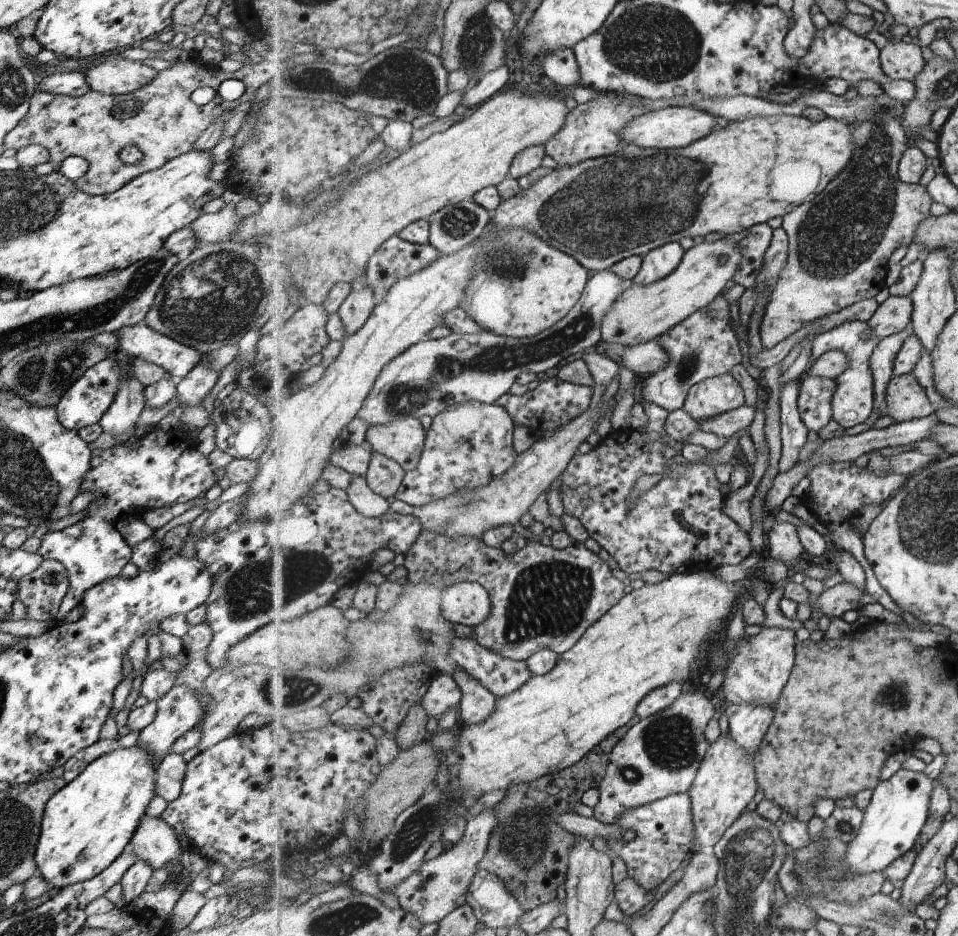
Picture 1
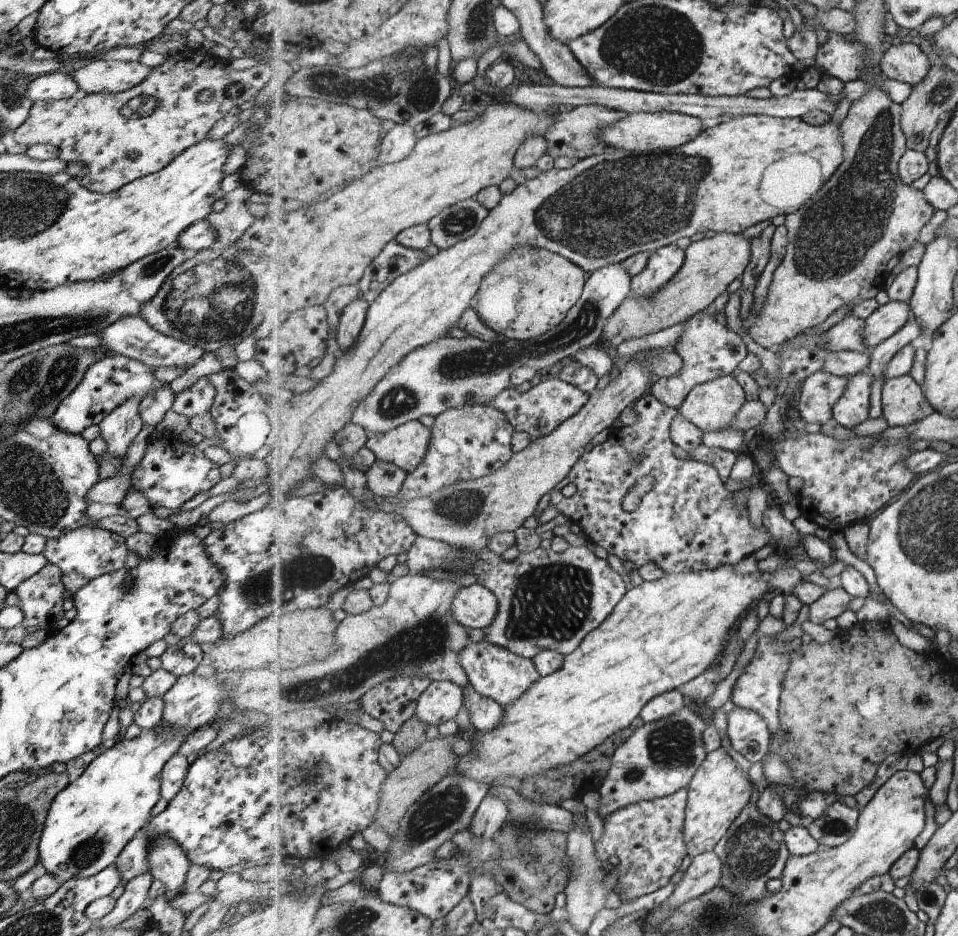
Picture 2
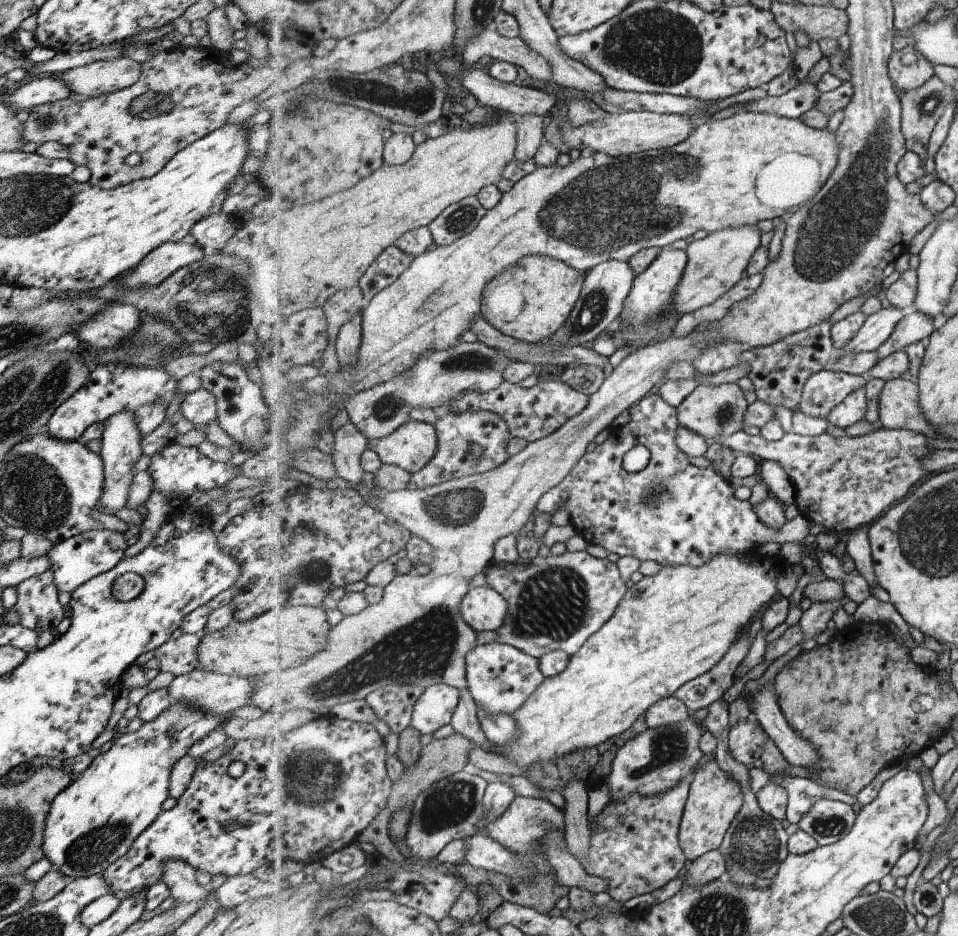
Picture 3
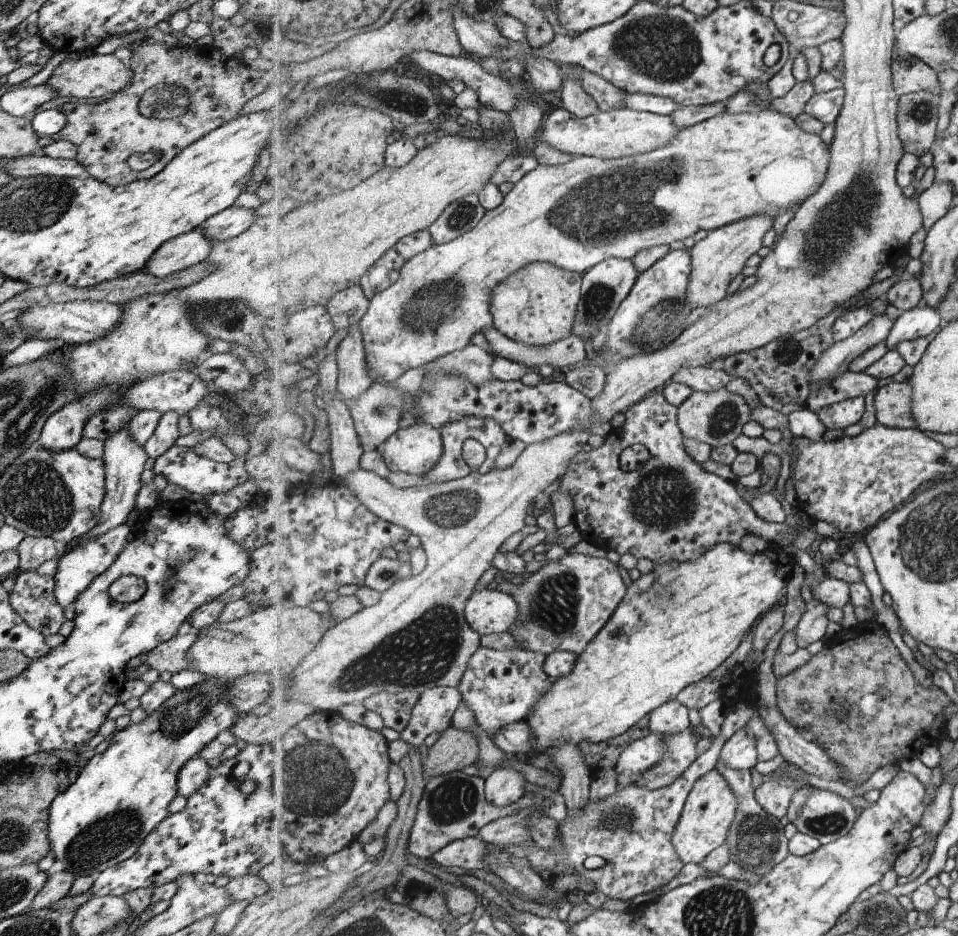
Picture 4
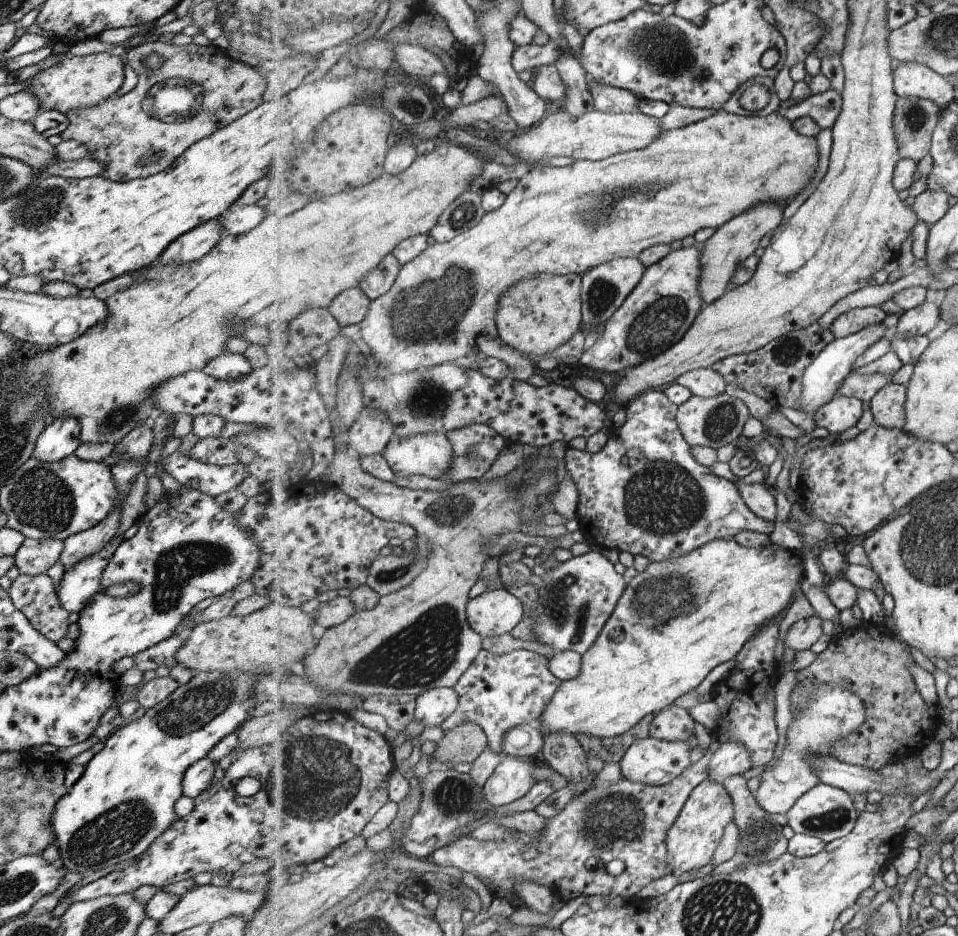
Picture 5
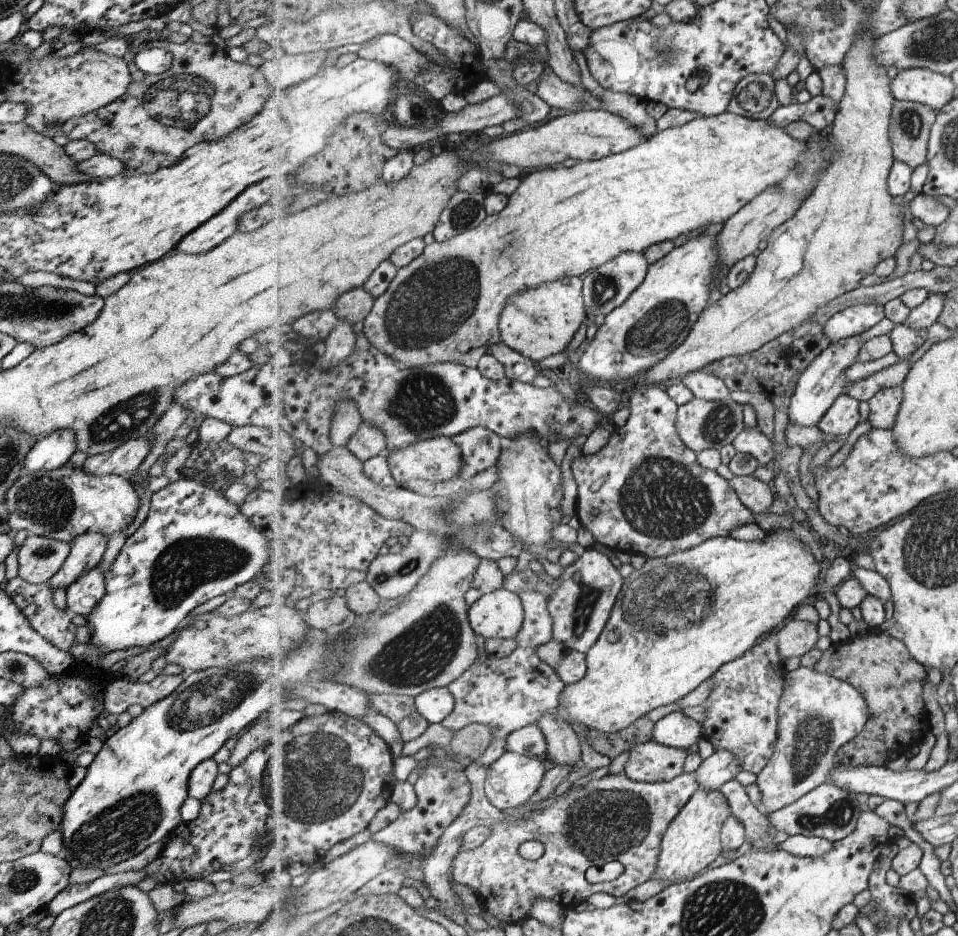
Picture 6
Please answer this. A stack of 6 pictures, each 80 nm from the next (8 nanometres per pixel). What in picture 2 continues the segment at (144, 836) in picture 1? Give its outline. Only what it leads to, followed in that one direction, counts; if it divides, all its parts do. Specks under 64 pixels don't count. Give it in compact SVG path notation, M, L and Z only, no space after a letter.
M157 834L149 846L149 875L163 883L166 891L173 896L183 894L189 862L181 846L163 834Z

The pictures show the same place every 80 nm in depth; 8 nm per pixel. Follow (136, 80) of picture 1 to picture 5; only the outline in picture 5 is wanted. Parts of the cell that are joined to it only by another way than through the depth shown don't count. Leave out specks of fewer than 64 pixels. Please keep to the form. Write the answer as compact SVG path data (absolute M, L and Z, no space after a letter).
M94 53L84 56L67 55L63 60L49 66L27 78L21 83L25 84L25 92L33 94L33 98L37 98L37 106L39 113L45 110L57 110L61 114L66 115L71 110L83 110L89 106L97 106L101 102L107 100L110 96L116 94L121 88L124 79L124 60L122 57L117 57L107 53Z

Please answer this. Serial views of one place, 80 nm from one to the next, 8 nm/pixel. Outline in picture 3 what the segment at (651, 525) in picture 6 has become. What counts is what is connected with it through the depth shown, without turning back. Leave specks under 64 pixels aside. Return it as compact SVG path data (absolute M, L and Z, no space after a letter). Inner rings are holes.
M659 394L649 395L644 400L641 400L641 402L637 405L634 405L630 410L630 416L631 420L629 423L623 427L611 429L609 437L605 440L605 442L596 446L593 452L589 452L589 454L586 453L584 457L581 458L581 461L577 464L577 466L573 468L572 474L569 474L569 477L565 478L565 481L561 482L560 486L549 490L549 493L545 494L544 498L541 498L541 501L537 504L537 513L550 513L553 515L553 513L557 512L559 508L565 508L565 510L571 514L573 527L576 532L581 535L586 542L593 545L600 545L609 553L615 553L619 555L619 557L631 556L638 559L639 562L647 562L651 560L661 566L688 565L699 567L703 566L703 564L707 564L707 562L709 562L709 558L713 558L713 556L717 556L717 554L729 554L729 556L753 555L756 548L769 544L769 542L783 545L787 542L801 543L805 538L807 538L809 535L809 526L811 521L809 521L805 516L797 514L797 516L788 521L781 530L775 531L772 527L761 522L758 518L757 512L753 510L753 506L751 506L751 502L749 502L749 500L737 499L737 496L735 496L736 489L732 487L729 479L725 478L723 475L719 475L713 467L701 469L695 466L695 464L691 464L691 462L689 462L689 456L685 454L685 452L679 447L679 444L677 444L677 432L679 432L680 429L678 408L670 406ZM640 445L647 446L647 448L649 448L652 455L651 462L649 466L647 466L645 470L641 470L641 472L627 472L627 470L623 468L625 454L627 454L629 450L635 448L635 446ZM563 492L568 492L569 494L566 502L563 502L563 498L561 498L561 496L563 496Z

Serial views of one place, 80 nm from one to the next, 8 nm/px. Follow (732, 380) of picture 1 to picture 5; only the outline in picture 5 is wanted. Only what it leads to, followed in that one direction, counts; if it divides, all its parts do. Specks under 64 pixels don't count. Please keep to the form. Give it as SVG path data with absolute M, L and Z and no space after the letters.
M728 393L717 398L703 398L693 395L692 398L678 407L677 422L689 445L707 446L717 450L732 443L737 443L743 434L743 426L749 420L750 410L743 400L737 400Z

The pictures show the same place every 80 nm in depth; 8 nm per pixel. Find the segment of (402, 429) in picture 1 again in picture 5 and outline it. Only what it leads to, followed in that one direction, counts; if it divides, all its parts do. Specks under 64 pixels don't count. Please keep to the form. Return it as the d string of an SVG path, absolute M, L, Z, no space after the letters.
M435 432L411 438L395 435L383 456L397 477L427 476L444 480L443 475L451 466L453 450L448 435Z

